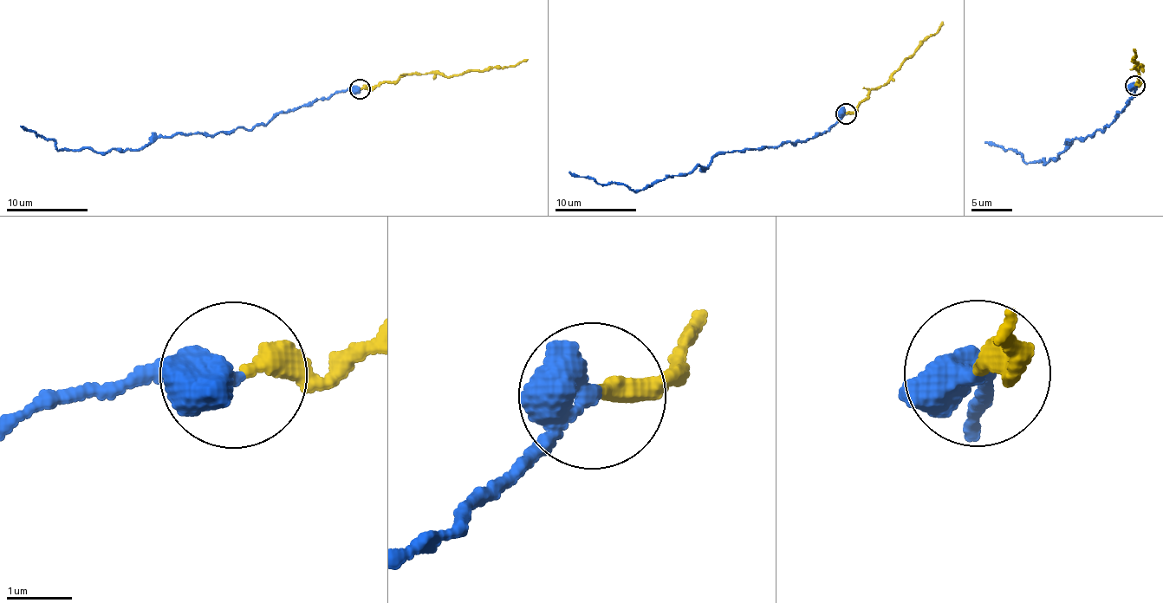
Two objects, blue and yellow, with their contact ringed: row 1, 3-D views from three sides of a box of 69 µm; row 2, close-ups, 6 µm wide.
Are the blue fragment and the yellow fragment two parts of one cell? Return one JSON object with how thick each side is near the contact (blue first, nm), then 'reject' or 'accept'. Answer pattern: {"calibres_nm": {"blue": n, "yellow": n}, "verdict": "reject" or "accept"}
{"calibres_nm": {"blue": 400, "yellow": 320}, "verdict": "accept"}

